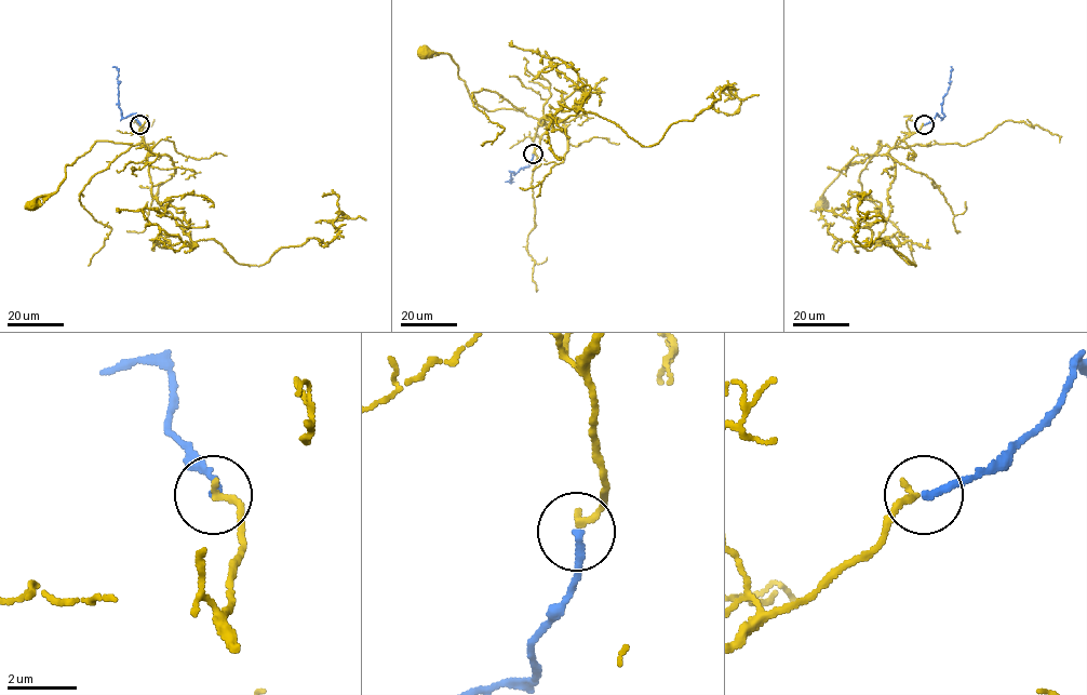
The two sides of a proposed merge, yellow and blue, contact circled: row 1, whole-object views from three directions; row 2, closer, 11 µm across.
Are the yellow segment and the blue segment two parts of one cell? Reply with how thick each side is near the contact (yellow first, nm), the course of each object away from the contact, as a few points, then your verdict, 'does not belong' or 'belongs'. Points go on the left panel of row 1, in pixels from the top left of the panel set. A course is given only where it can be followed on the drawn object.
calibres 190 and 200 nm; course yellow (139, 124), (147, 148), (97, 141), (65, 166), (65, 178), (56, 190), (41, 195), (31, 205); course blue (139, 124), (135, 114), (122, 116), (118, 102), (118, 69), (112, 67); belongs

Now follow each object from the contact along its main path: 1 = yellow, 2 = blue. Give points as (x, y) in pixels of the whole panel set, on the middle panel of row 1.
1: (533, 154), (539, 122), (519, 110), (483, 108), (472, 99), (450, 55), (425, 50)
2: (533, 155), (528, 166), (515, 174), (511, 172), (511, 181), (505, 182)

